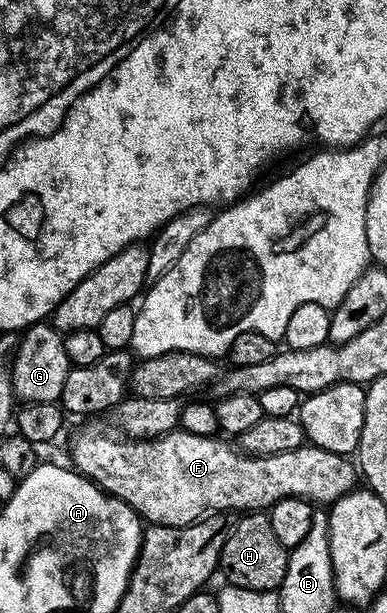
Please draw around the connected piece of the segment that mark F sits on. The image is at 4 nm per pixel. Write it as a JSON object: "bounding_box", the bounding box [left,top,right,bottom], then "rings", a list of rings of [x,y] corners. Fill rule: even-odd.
{"bounding_box":[70,429,360,525],"rings":[[[94,429],[76,434],[70,445],[73,468],[83,477],[89,477],[98,488],[105,489],[111,497],[119,497],[131,505],[150,525],[191,525],[211,511],[266,511],[285,497],[302,497],[315,506],[329,507],[344,494],[351,493],[360,481],[359,470],[349,456],[324,451],[309,443],[303,443],[296,451],[284,451],[280,455],[251,457],[232,447],[229,440],[218,441],[217,436],[205,437],[175,431],[149,439],[118,437],[97,433]]]}

